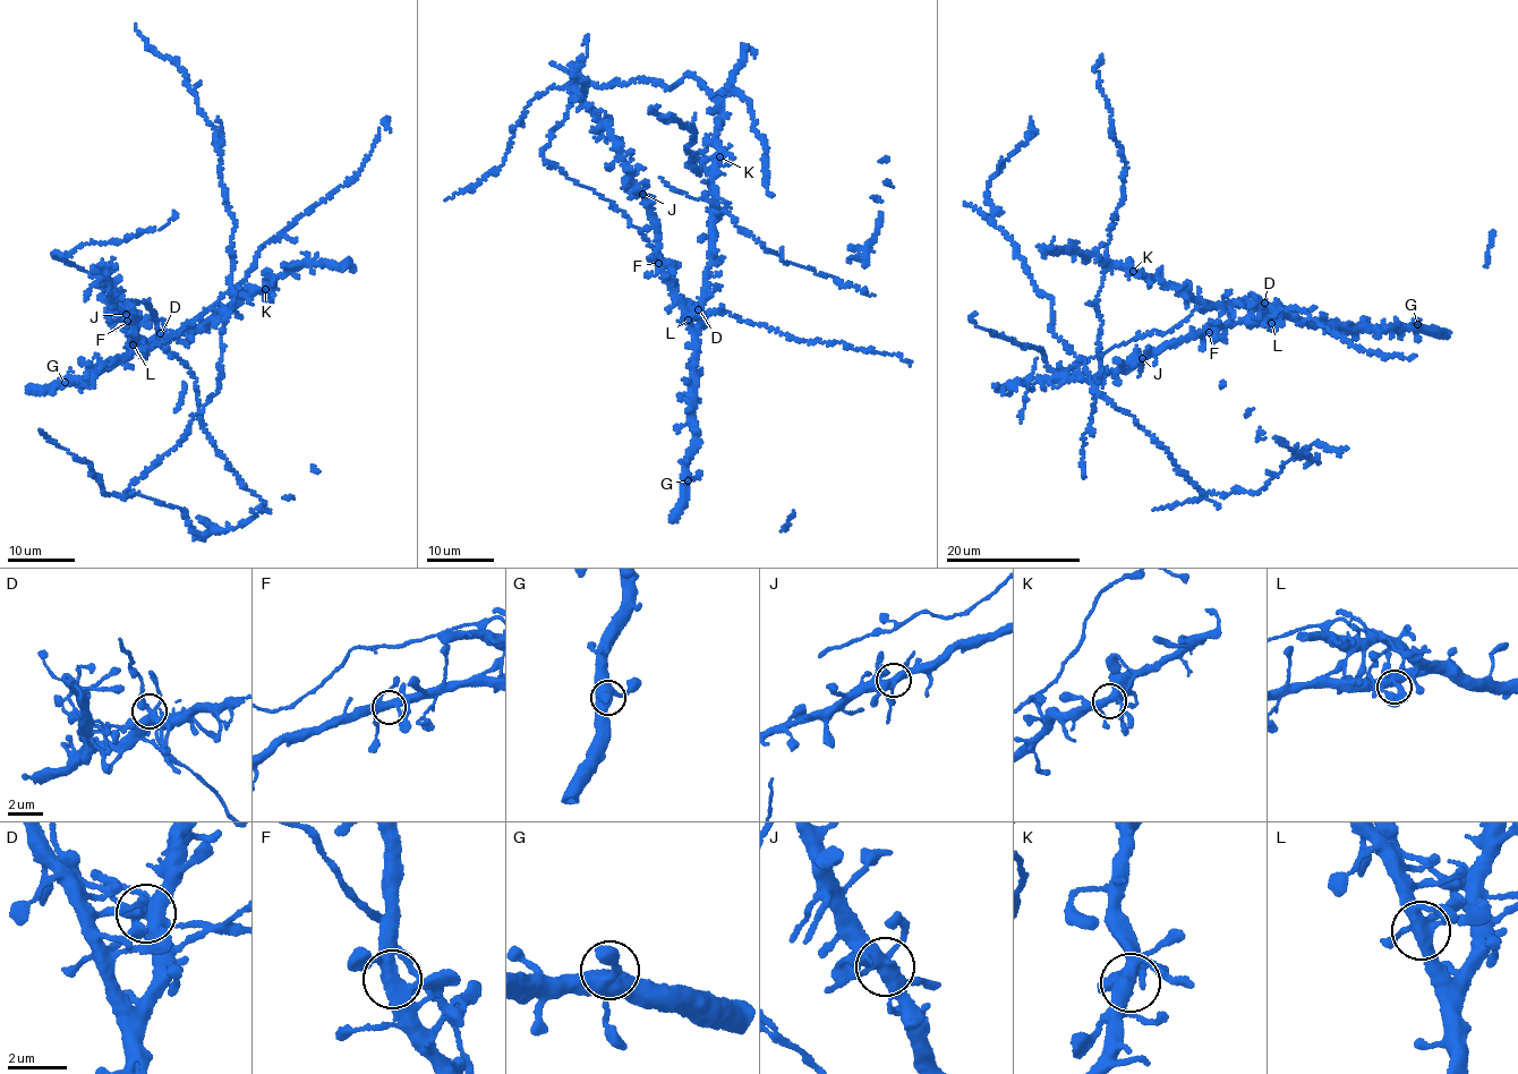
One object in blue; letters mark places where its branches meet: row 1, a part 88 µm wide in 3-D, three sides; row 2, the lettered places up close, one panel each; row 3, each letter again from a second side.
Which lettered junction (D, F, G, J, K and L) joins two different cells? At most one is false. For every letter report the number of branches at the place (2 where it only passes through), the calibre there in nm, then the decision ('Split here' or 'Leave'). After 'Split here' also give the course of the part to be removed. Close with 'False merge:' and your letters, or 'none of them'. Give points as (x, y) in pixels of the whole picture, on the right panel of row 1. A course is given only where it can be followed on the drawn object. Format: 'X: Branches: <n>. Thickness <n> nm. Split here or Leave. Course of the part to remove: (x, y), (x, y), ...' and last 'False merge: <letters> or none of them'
D: Branches: 5. Thickness 440 nm. Leave
F: Branches: 5. Thickness 400 nm. Leave
G: Branches: 4. Thickness 440 nm. Leave
J: Branches: 6. Thickness 400 nm. Leave
K: Branches: 5. Thickness 400 nm. Leave
L: Branches: 6. Thickness 400 nm. Leave
False merge: none of them

